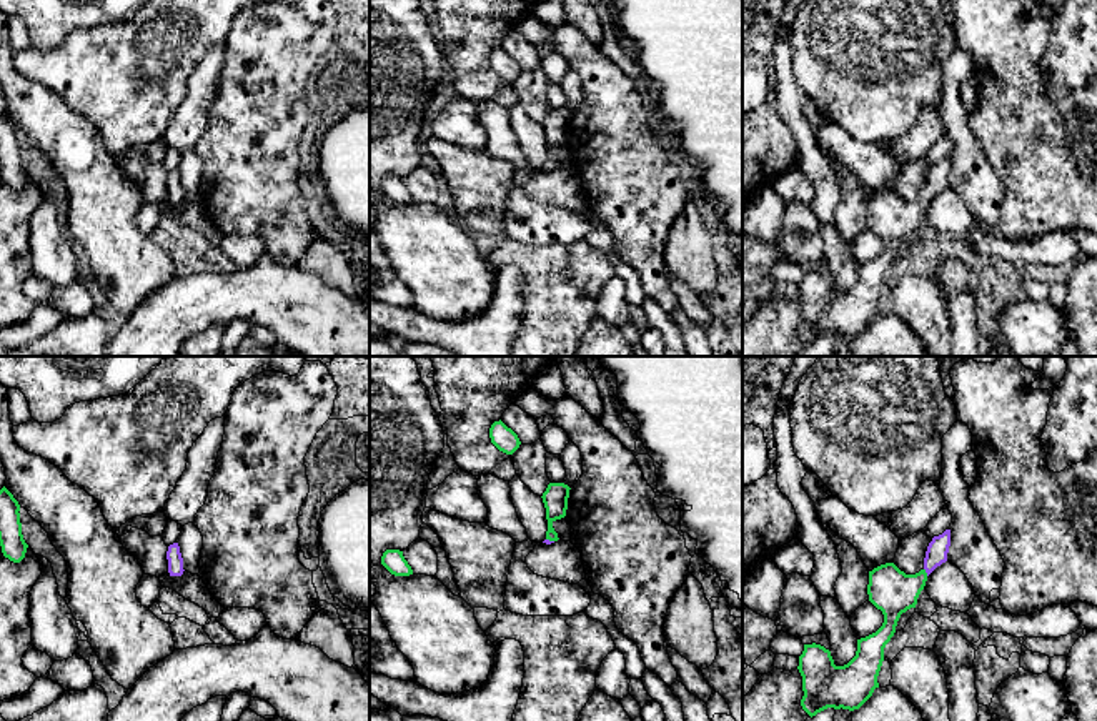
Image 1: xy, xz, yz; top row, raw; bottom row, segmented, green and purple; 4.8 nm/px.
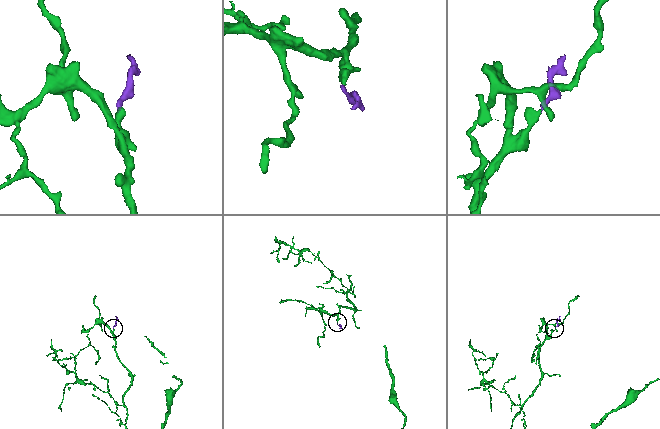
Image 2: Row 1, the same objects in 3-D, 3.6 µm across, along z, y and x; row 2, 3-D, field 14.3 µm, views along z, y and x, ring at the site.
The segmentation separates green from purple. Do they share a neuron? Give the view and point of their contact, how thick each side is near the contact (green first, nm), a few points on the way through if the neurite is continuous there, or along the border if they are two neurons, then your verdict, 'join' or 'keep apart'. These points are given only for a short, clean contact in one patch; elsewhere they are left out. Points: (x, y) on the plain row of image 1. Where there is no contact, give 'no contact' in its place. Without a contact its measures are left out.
meets green in yz at (924, 198); 220 nm thick on the green side, 100 nm on the other; runs through yz (893, 218), (904, 217), (924, 198), (936, 182); join

